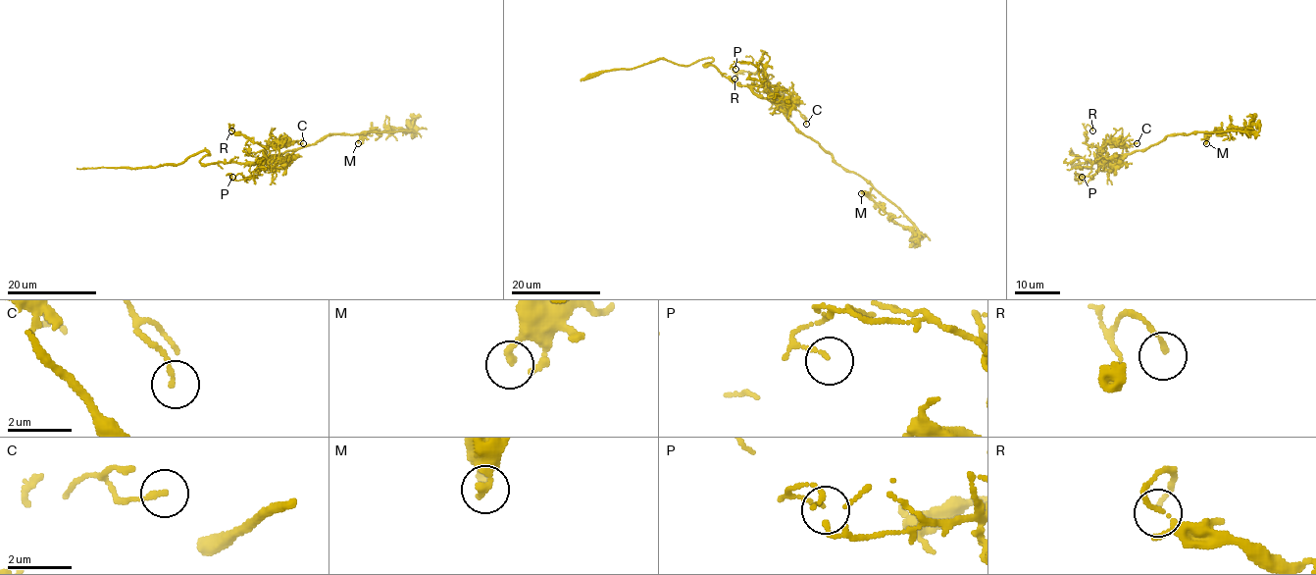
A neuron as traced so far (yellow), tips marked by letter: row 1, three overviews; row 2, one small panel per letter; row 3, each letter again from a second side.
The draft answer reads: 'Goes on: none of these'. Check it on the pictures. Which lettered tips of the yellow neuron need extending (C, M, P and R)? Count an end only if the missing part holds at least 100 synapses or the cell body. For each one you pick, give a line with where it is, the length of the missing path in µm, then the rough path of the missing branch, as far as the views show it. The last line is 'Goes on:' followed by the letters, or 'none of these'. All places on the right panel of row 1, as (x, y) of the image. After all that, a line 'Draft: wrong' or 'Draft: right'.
Goes on: none of these
Draft: right

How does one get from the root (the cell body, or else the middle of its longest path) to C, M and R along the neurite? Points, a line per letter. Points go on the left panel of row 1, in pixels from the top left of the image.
C: (275, 155), (268, 155), (267, 144), (281, 146), (296, 140), (303, 143)
M: (275, 155), (314, 145), (334, 133), (409, 130), (370, 130), (358, 143)
R: (275, 155), (266, 157), (264, 146), (236, 135), (230, 129), (232, 125), (231, 130)

